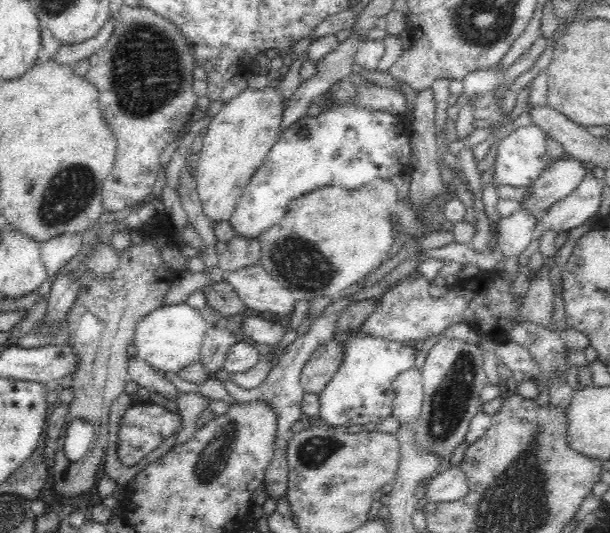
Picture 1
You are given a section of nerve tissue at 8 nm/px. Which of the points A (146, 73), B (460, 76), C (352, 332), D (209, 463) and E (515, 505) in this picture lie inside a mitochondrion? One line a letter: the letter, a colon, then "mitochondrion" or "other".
A: mitochondrion
B: other
C: other
D: mitochondrion
E: mitochondrion

